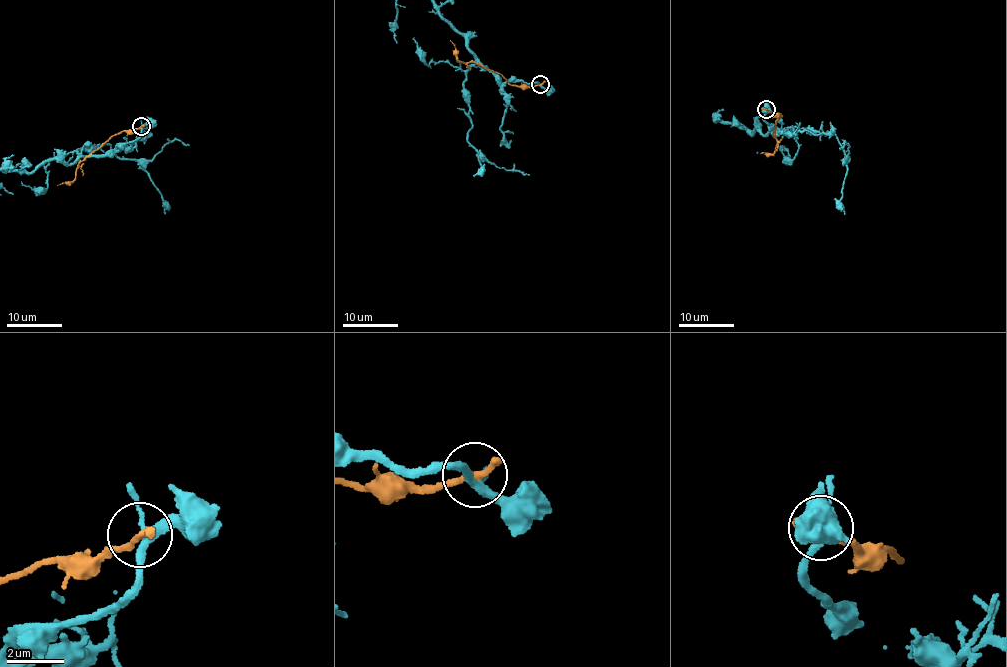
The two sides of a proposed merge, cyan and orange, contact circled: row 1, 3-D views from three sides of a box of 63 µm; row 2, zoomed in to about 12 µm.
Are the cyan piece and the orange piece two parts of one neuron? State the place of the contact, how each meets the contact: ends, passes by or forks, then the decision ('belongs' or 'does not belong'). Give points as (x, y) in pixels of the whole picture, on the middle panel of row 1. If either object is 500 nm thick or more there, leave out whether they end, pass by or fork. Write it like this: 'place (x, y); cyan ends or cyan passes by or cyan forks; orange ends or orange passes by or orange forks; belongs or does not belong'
place (540, 84); cyan forks; orange ends; does not belong

